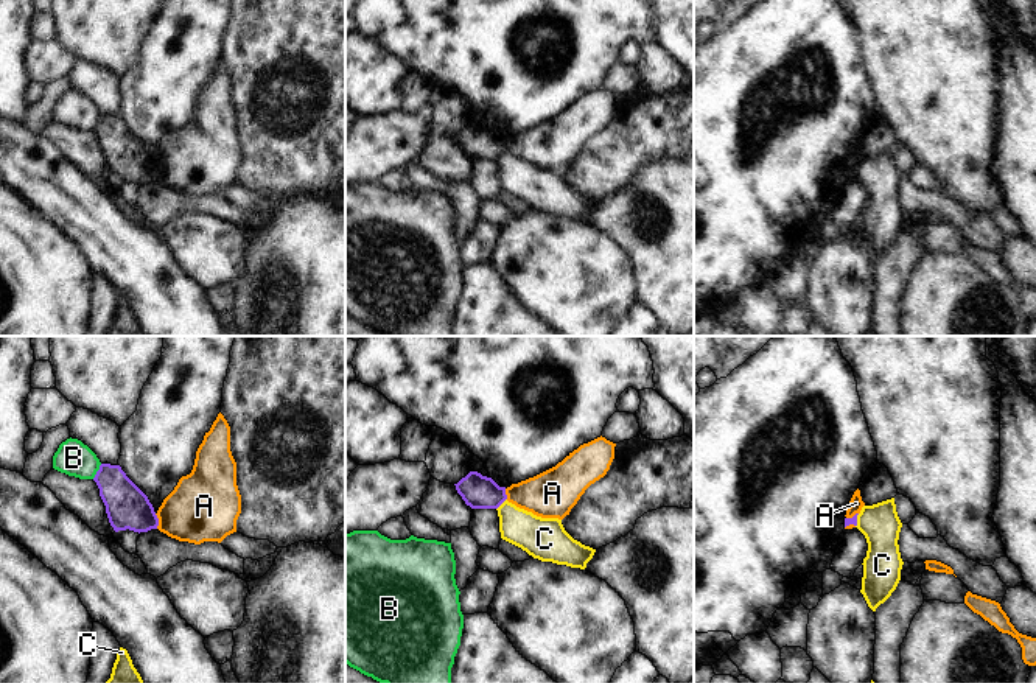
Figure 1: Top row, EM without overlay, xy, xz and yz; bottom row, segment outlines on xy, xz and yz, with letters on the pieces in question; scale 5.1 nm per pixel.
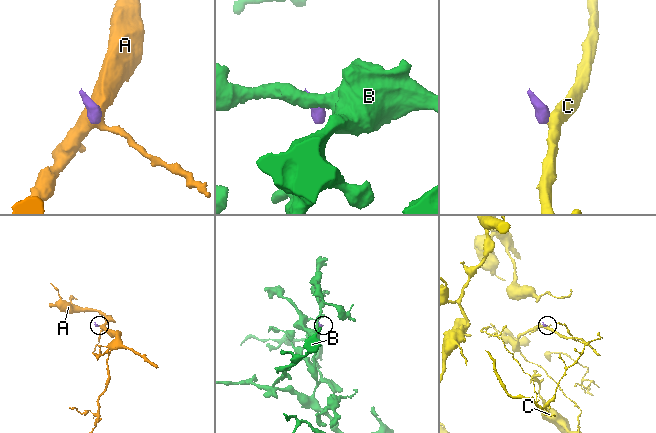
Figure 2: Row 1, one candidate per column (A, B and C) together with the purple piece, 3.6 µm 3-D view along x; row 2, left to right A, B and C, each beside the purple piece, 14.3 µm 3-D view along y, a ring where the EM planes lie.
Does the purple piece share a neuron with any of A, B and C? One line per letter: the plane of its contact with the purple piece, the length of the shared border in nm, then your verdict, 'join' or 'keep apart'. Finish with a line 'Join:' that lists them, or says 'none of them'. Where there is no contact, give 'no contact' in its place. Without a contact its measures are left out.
A: meets purple in xy; contact 80 nm long; keep apart
B: meets purple in xy; contact 90 nm long; keep apart
C: meets purple in xz; contact 80 nm long; keep apart
Join: none of them

